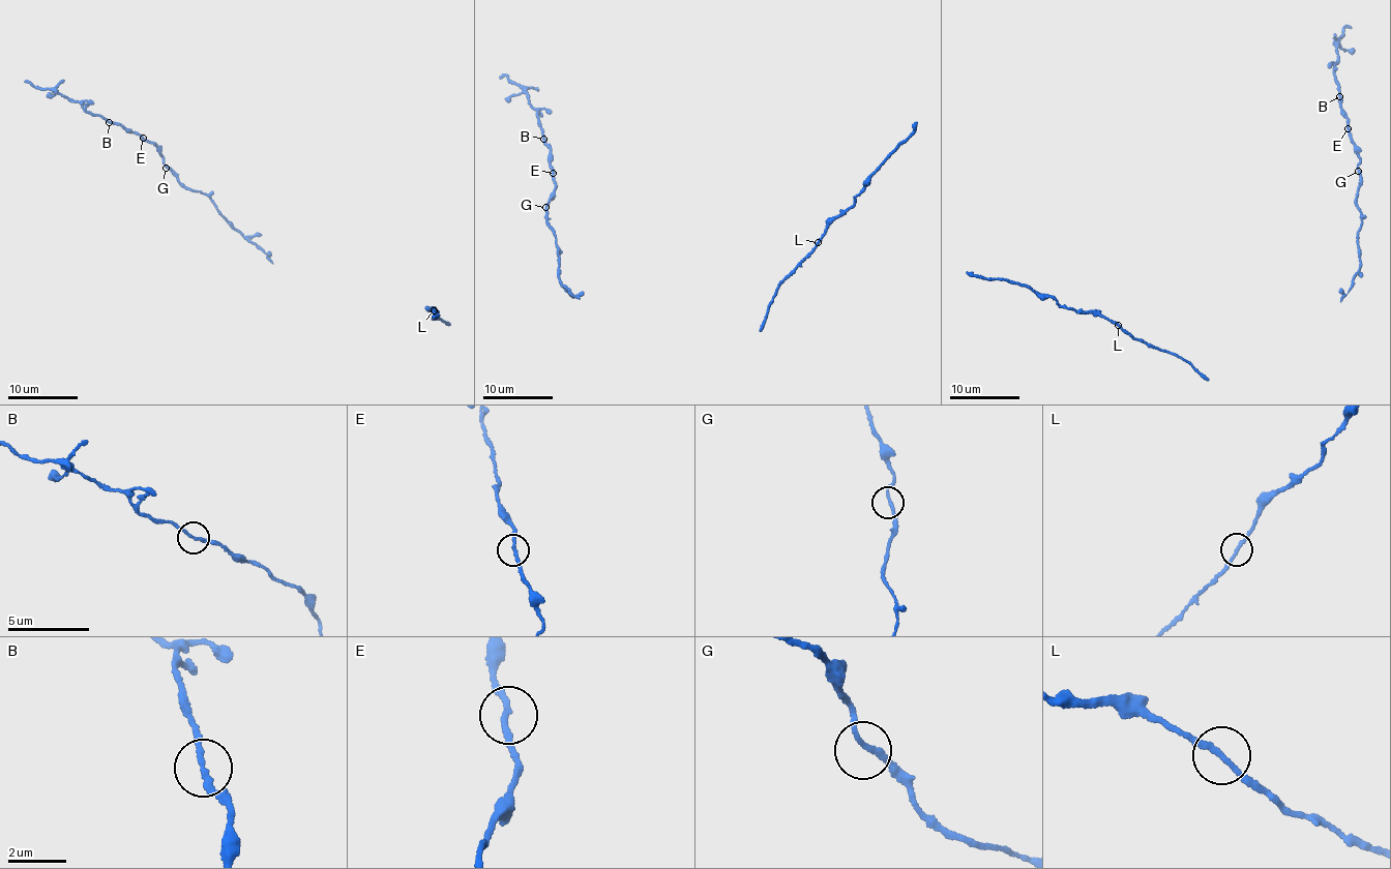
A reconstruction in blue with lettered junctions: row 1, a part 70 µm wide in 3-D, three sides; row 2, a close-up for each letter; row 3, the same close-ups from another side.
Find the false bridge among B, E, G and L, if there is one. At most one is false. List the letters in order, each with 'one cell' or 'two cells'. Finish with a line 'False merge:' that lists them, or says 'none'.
B: one cell
E: one cell
G: one cell
L: one cell
False merge: none

